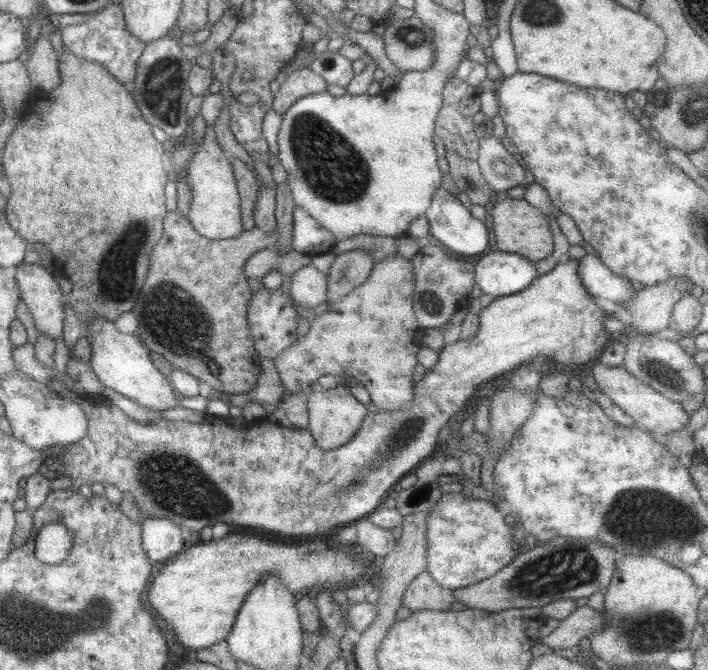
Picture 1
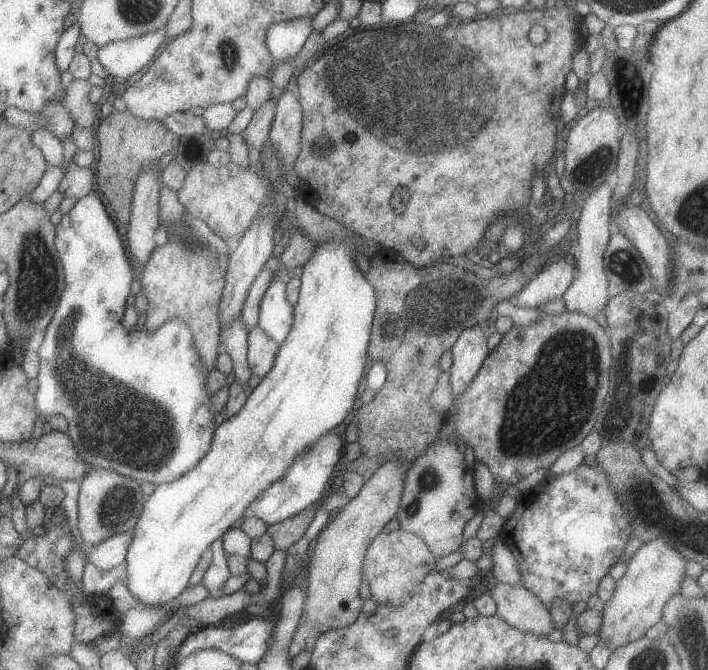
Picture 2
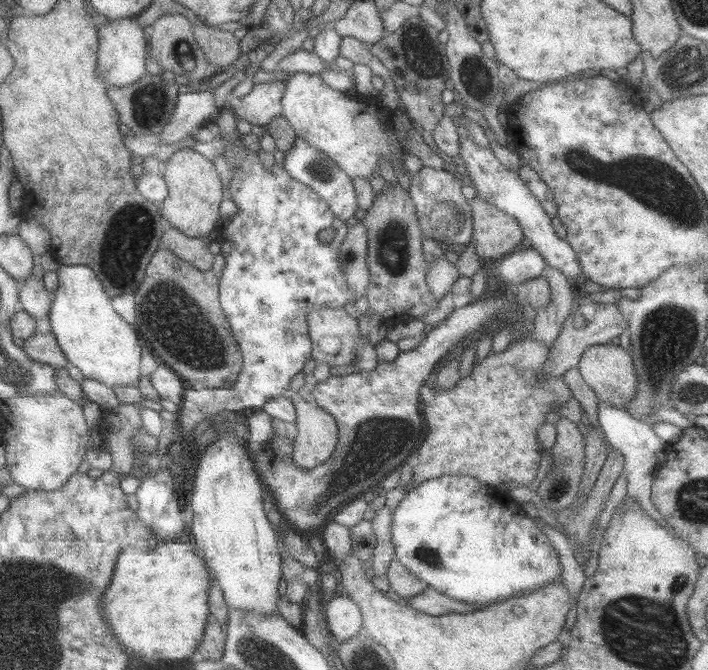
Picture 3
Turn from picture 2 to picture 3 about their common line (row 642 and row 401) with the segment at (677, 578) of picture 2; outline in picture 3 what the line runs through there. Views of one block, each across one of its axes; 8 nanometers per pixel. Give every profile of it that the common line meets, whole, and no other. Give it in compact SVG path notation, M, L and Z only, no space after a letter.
M610 342L589 346L582 354L577 368L583 380L602 402L625 410L625 405L632 402L634 396L638 396L638 381L632 356L620 345L612 345Z

